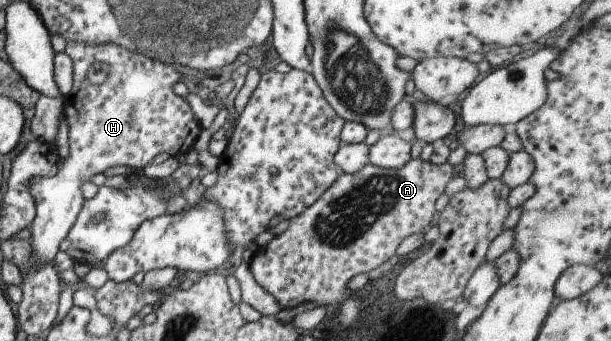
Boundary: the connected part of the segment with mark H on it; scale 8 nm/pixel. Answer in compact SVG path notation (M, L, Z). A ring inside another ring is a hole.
M66 41L65 53L73 64L72 88L67 95L61 97L61 105L68 125L69 157L63 160L59 173L53 177L33 177L29 193L35 201L36 216L27 232L33 247L33 259L37 261L54 261L59 245L67 233L71 231L81 207L83 207L83 191L81 187L93 179L93 175L117 165L142 169L153 162L159 153L167 153L178 157L188 153L202 131L201 123L185 98L175 94L173 85L179 82L177 63L165 59L149 59L145 54L131 53L121 49L119 45L87 45L77 41ZM95 63L107 65L109 77L101 85L93 85L87 79L87 71Z

